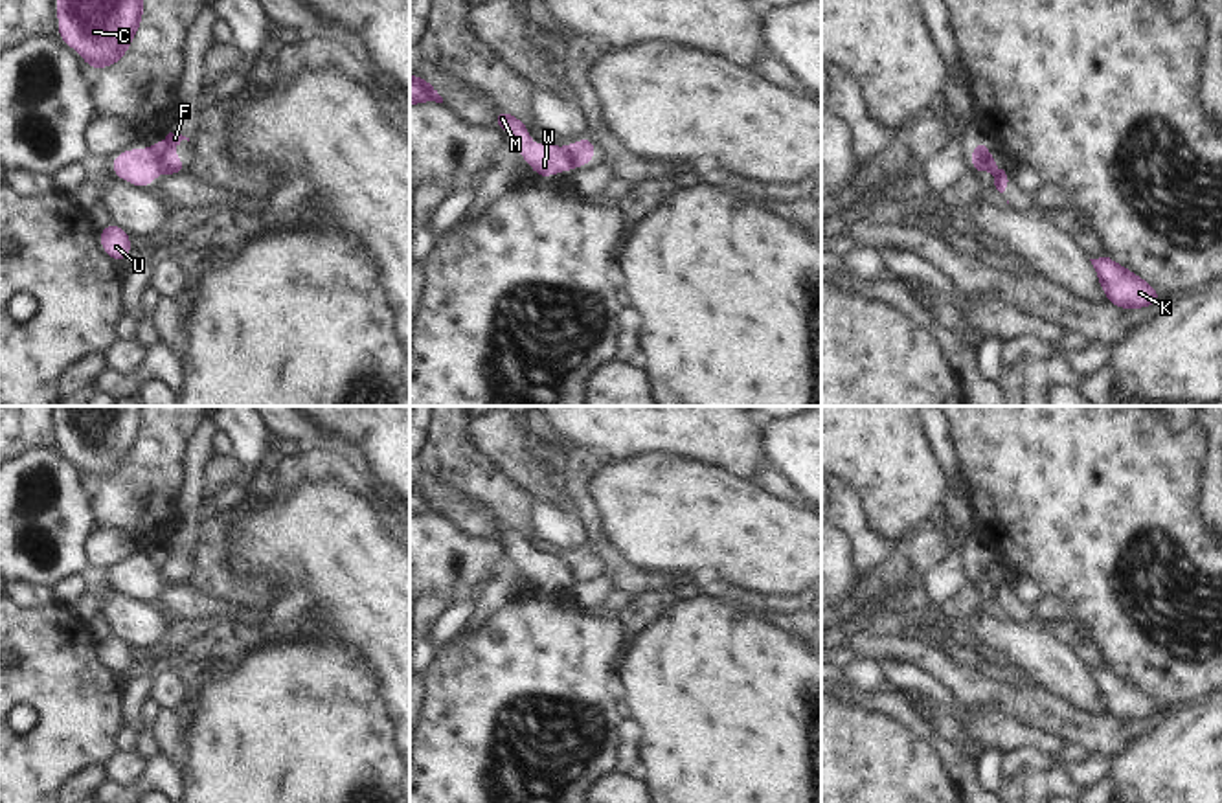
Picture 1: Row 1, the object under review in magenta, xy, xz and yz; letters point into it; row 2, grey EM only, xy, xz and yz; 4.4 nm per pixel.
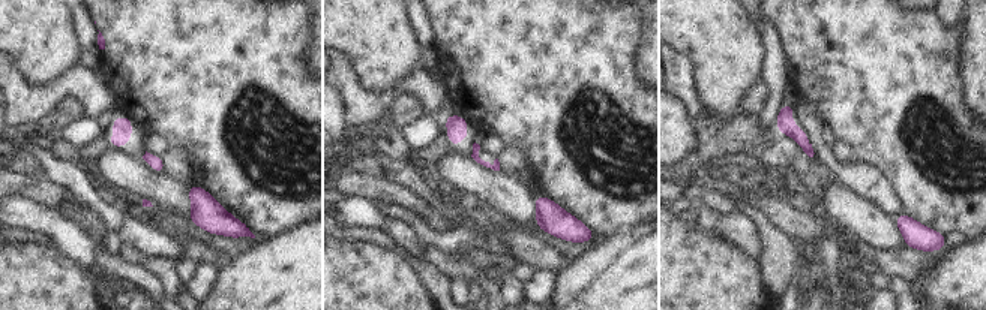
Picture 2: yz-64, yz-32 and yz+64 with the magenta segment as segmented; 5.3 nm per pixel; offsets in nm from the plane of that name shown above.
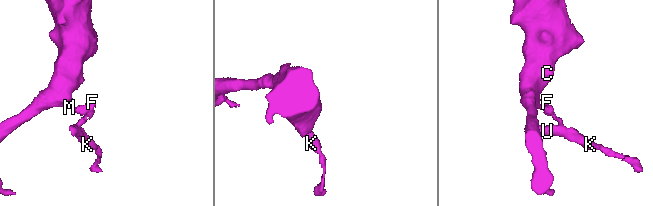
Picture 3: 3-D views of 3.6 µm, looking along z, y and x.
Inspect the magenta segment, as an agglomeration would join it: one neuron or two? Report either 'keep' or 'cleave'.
cleave

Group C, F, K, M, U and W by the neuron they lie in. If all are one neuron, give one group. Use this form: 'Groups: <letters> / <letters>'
Groups: C M W / F K U.

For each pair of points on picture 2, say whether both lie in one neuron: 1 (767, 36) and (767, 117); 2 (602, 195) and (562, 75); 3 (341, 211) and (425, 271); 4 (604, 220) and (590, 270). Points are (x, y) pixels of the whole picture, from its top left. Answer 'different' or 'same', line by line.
1: same
2: same
3: different
4: different

